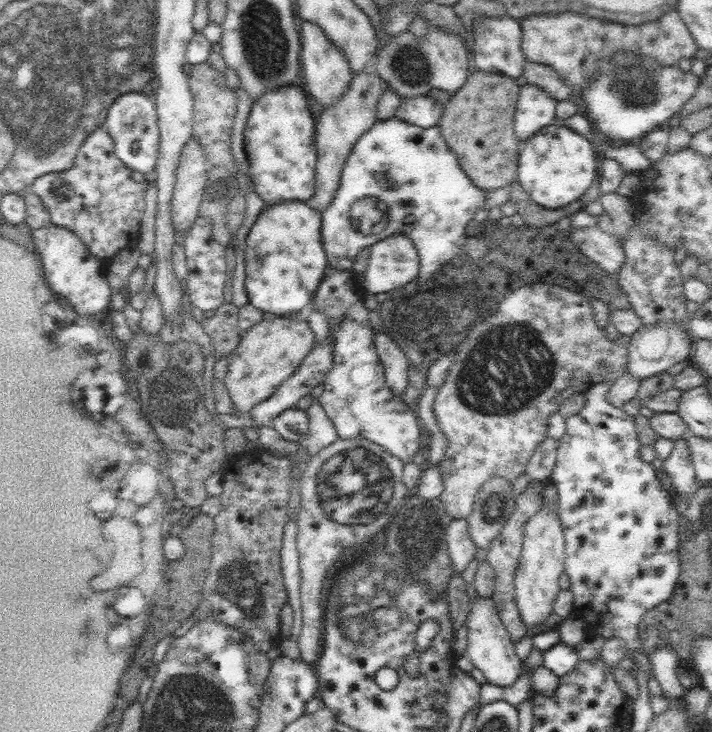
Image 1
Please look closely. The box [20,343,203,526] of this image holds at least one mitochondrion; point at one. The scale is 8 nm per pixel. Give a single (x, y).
(161, 400)

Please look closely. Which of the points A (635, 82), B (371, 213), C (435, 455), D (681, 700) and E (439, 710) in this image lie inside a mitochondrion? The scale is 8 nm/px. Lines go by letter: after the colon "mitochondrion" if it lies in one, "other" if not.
A: mitochondrion
B: mitochondrion
C: other
D: other
E: other

